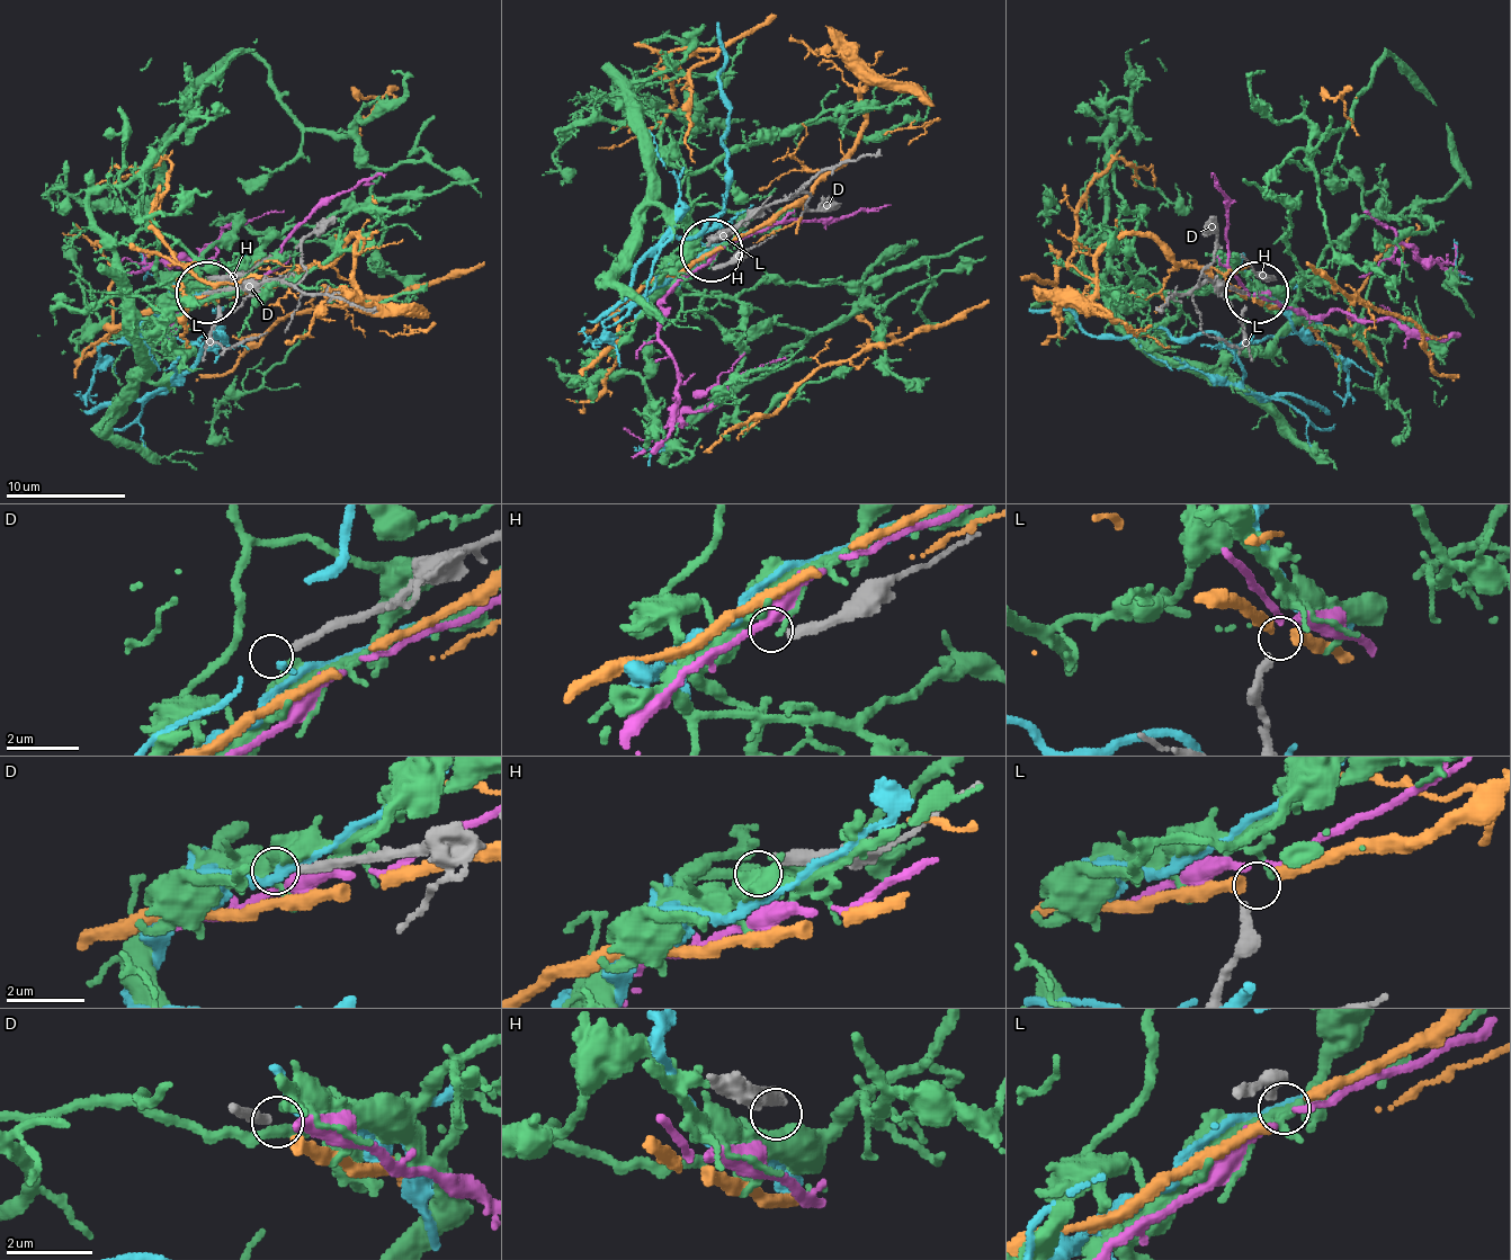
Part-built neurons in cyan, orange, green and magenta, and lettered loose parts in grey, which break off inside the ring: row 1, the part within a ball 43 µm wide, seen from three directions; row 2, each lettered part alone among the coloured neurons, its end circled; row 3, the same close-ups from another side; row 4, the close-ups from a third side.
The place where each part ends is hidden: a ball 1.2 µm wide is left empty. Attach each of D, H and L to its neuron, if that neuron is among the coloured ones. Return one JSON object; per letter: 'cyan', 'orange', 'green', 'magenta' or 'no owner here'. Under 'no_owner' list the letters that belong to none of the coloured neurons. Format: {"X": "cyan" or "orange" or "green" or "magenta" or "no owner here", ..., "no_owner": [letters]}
{"D": "no owner here", "H": "no owner here", "L": "orange", "no_owner": ["D", "H"]}

